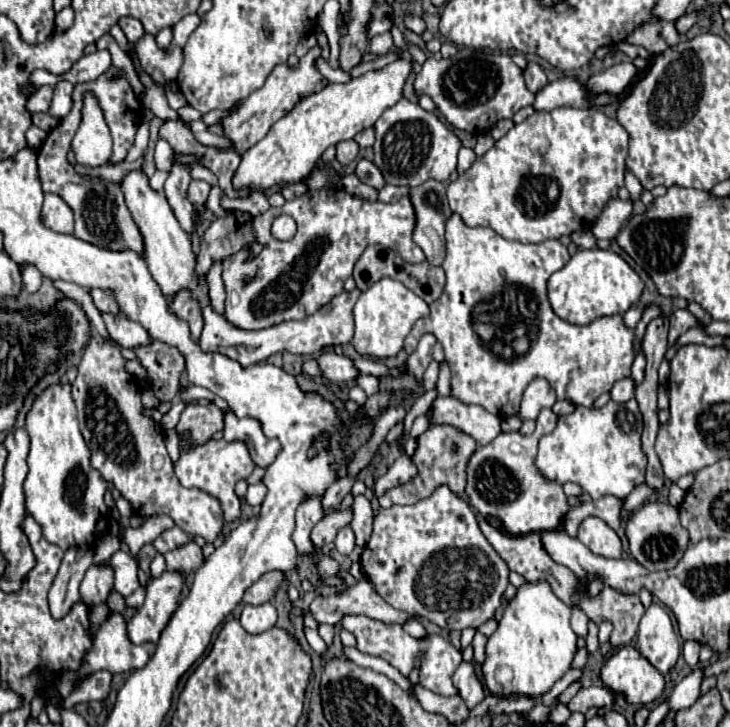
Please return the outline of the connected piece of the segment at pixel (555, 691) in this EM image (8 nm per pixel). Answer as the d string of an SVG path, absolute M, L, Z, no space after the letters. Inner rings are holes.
M568 670L559 681L557 681L552 689L542 697L544 705L551 705L552 702L564 691L578 676L582 674L582 670Z

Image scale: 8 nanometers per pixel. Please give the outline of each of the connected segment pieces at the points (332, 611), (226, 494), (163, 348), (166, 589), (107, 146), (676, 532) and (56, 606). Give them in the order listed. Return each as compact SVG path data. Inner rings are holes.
M362 578L356 586L342 590L342 594L318 596L310 604L310 614L318 622L326 622L332 626L342 622L342 618L350 616L350 614L364 614L368 618L374 618L374 620L380 620L386 624L390 624L390 622L406 624L408 620L416 618L402 610L392 608L386 600L382 600L376 594L374 586L366 578Z
M184 432L184 438L180 440L180 458L174 462L174 474L182 486L200 488L220 500L226 524L234 522L240 516L240 500L234 494L234 484L238 480L248 478L252 474L252 470L254 470L254 462L248 454L246 442L242 442L242 440L226 442L224 438L220 438L220 440L210 438L210 442L206 442L206 444L192 446L192 440L186 432Z
M152 340L150 346L140 346L134 352L140 364L148 370L148 378L156 398L162 402L174 400L184 374L182 354L158 340Z
M164 570L160 578L152 578L146 588L144 606L128 620L128 636L134 644L158 640L158 634L170 620L170 614L178 608L182 586L182 572Z
M92 93L85 94L83 109L82 125L72 138L72 150L76 154L76 162L86 168L98 168L110 164L112 156L110 130Z
M646 502L638 510L634 510L626 520L626 538L632 556L650 572L672 570L690 546L690 536L686 534L686 528L682 528L680 524L678 508L664 502Z
M78 544L64 552L64 560L60 564L60 570L52 582L52 588L48 592L50 612L54 618L62 618L70 612L72 604L80 600L80 582L84 578L84 572L94 564L92 560L92 546L90 544Z

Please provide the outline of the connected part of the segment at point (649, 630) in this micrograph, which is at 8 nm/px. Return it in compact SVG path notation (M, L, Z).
M650 604L640 620L640 630L636 636L640 654L662 674L666 674L680 656L680 642L676 638L670 616L658 606Z

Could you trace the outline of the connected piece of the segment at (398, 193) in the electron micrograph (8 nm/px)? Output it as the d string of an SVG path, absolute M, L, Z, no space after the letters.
M384 184L382 186L382 190L378 192L378 198L382 200L382 202L396 202L398 198L402 198L402 196L406 196L408 194L408 186L394 186L394 184Z

